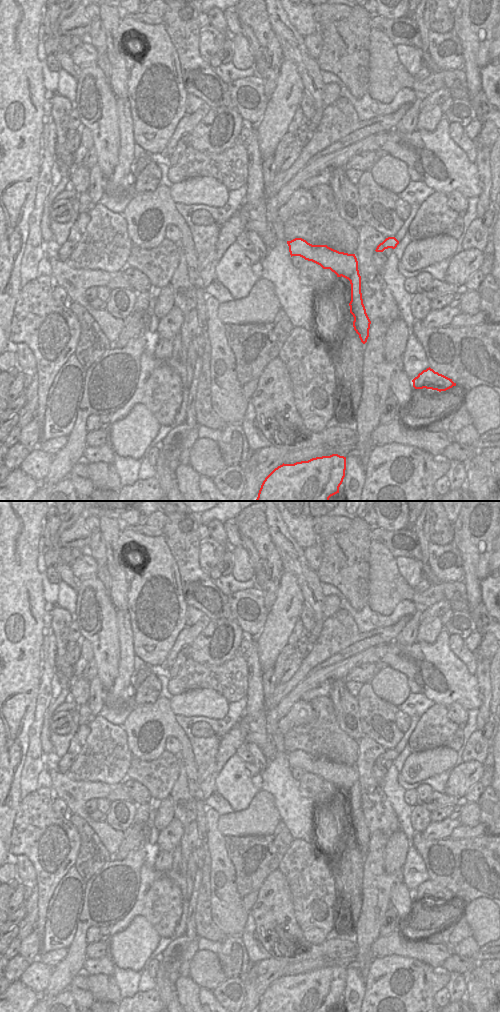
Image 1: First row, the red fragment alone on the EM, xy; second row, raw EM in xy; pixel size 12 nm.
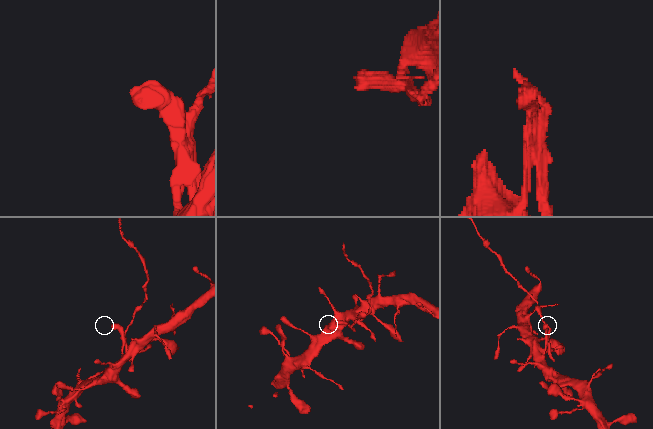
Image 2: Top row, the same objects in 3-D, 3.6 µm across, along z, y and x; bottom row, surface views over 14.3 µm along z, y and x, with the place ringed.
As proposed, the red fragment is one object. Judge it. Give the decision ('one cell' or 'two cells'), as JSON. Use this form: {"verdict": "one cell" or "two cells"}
{"verdict": "two cells"}

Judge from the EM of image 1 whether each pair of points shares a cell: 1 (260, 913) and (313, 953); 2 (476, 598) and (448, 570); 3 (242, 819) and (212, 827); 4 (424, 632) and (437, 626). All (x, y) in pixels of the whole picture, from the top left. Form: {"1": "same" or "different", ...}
{"1": "different", "2": "different", "3": "different", "4": "same"}

